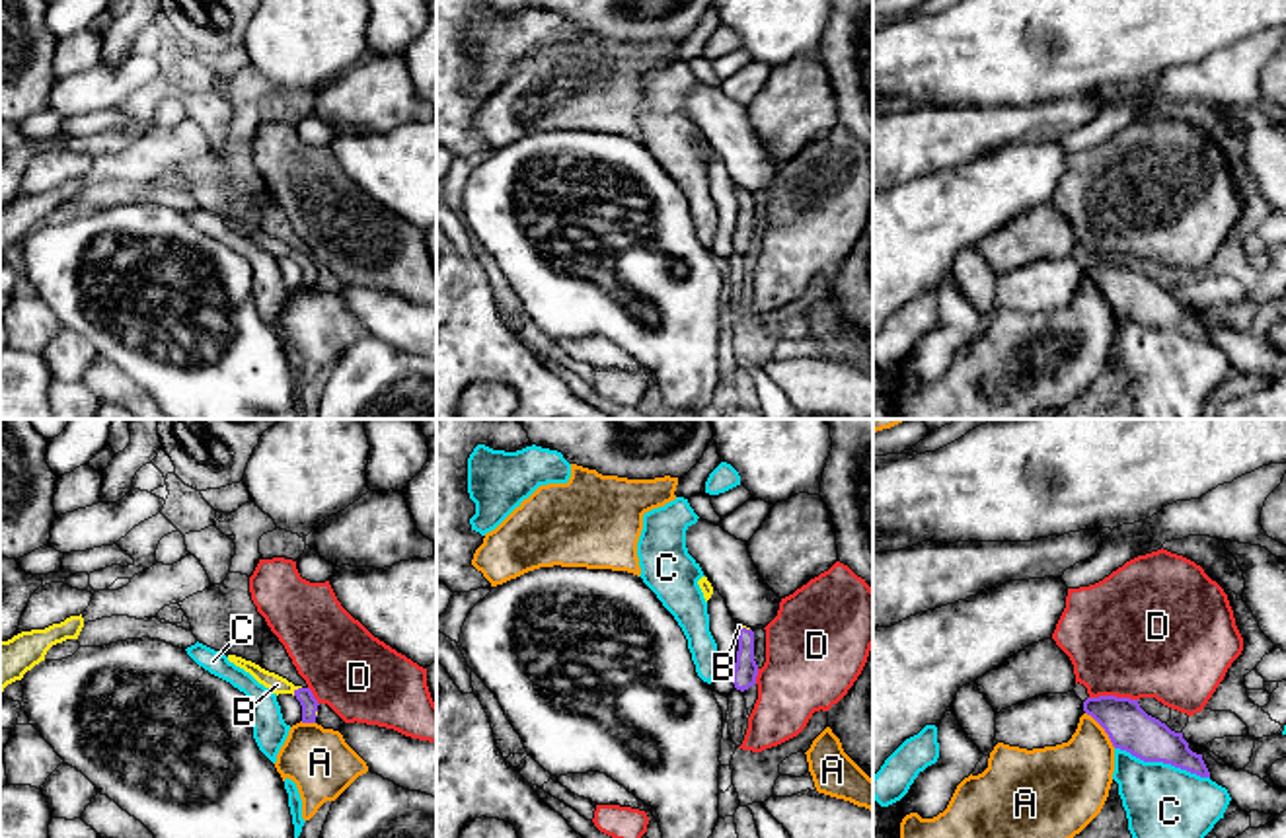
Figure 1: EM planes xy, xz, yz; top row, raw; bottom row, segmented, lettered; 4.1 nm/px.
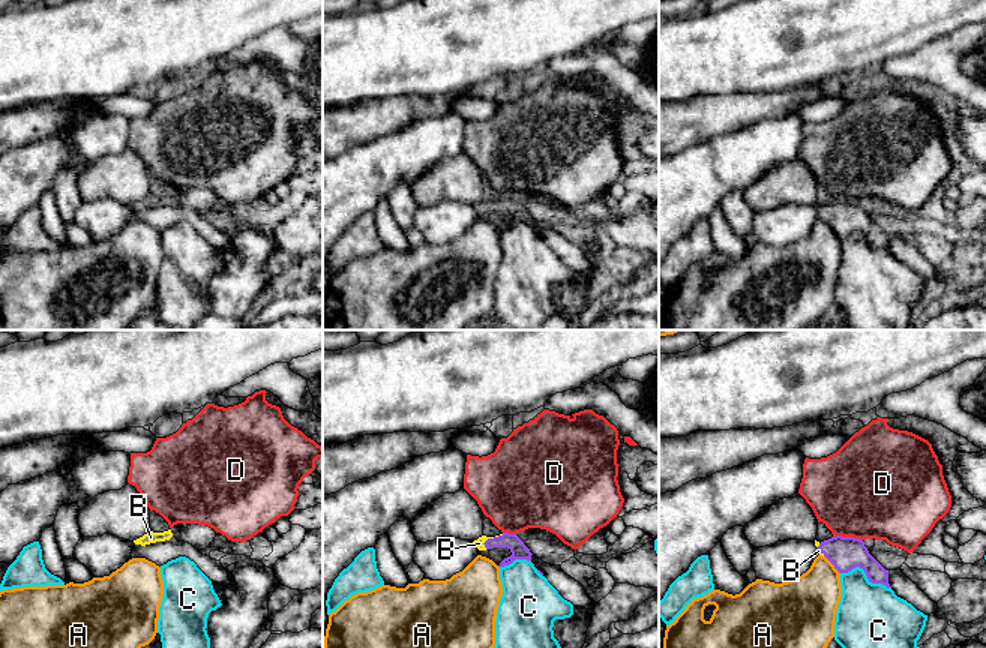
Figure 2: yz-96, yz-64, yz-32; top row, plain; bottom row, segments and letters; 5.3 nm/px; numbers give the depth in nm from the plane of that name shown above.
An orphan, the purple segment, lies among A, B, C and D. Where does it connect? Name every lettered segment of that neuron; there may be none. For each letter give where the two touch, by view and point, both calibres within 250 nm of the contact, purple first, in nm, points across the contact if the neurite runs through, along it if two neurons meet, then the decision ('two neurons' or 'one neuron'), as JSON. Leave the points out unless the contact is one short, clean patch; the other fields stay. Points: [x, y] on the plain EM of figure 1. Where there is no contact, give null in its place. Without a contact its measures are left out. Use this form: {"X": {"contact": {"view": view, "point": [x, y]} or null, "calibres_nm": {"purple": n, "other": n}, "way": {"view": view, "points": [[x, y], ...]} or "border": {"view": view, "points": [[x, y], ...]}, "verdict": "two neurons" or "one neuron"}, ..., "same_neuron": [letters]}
{"A": {"contact": {"view": "yz", "point": [1103, 291]}, "calibres_nm": {"purple": 190, "other": 300}, "verdict": "two neurons"}, "B": {"contact": {"view": "xy", "point": [297, 254]}, "calibres_nm": {"purple": 70, "other": 80}, "way": {"view": "xy", "points": [[304, 260], [297, 254], [277, 248]]}, "verdict": "one neuron"}, "C": {"contact": {"view": "yz", "point": [1162, 324]}, "calibres_nm": {"purple": 190, "other": 360}, "verdict": "two neurons"}, "D": {"contact": {"view": "yz", "point": [1113, 260]}, "calibres_nm": {"purple": 190, "other": 500}, "border": {"view": "yz", "points": [[1090, 260], [1129, 260], [1136, 264]]}, "verdict": "two neurons"}, "same_neuron": ["B"]}

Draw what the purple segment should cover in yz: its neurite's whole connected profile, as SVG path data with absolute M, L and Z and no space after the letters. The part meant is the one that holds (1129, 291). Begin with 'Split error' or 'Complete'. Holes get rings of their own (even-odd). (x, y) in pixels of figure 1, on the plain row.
Complete. M1116 259L1087 261L1083 275L1105 292L1115 312L1126 314L1144 325L1163 325L1200 341L1210 341L1202 318L1189 312L1183 296L1175 296L1148 279L1138 263Z

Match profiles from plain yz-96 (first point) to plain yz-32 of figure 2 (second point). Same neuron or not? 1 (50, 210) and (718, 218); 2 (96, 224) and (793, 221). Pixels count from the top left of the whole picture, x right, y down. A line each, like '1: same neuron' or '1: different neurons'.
1: same neuron
2: same neuron

